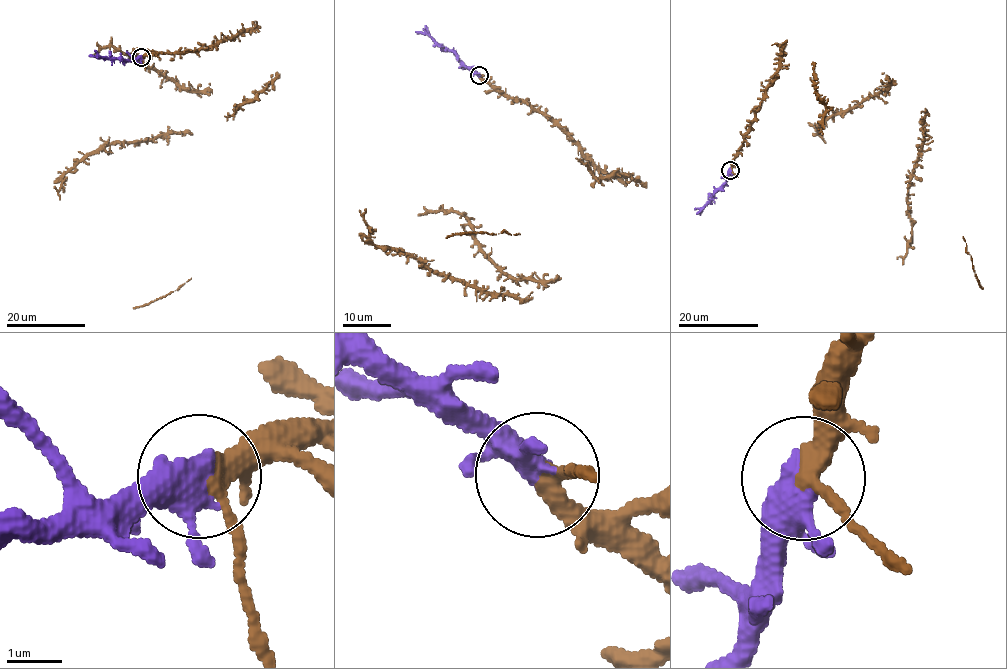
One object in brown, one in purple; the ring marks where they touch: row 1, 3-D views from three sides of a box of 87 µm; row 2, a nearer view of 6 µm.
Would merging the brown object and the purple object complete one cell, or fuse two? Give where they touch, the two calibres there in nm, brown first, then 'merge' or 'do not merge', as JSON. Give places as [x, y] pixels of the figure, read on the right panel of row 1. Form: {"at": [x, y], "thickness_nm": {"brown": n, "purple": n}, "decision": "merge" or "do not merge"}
{"at": [730, 170], "thickness_nm": {"brown": 320, "purple": 360}, "decision": "merge"}

